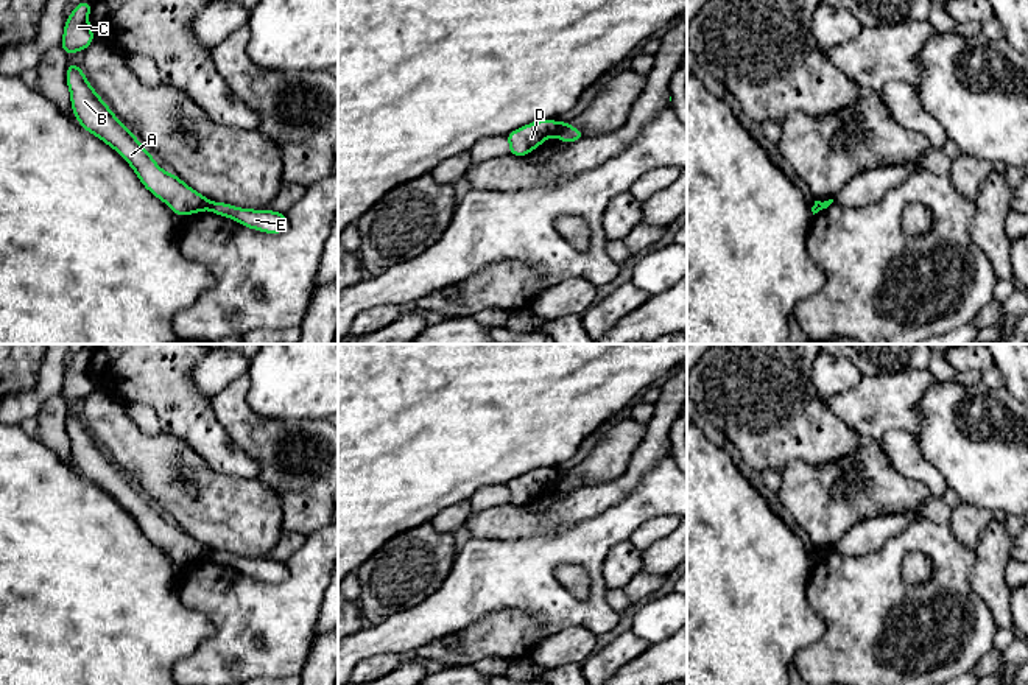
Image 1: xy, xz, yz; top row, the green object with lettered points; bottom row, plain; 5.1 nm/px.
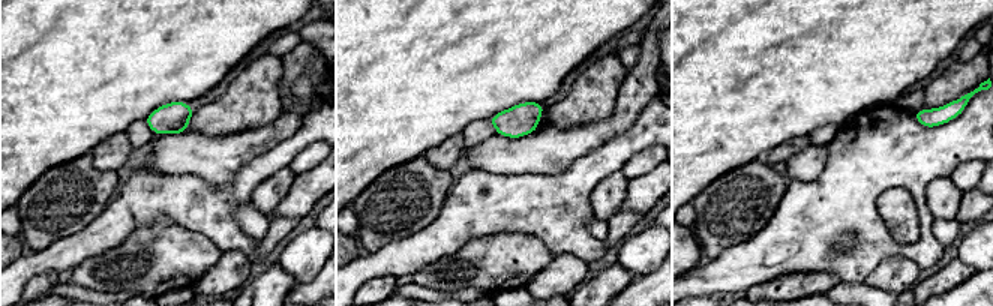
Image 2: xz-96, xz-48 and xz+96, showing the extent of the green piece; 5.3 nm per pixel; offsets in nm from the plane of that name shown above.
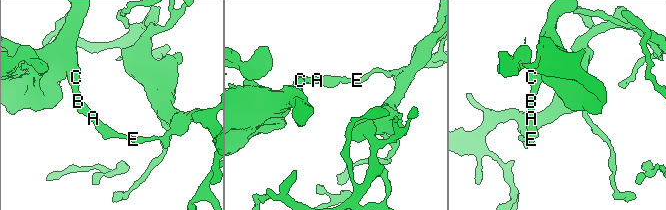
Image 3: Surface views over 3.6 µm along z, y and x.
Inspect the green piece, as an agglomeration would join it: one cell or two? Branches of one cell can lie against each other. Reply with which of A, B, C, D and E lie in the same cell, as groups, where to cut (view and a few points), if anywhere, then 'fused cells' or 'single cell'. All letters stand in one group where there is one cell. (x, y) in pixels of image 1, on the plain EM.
groups A B C D / E; cut xz (559, 472), (555, 483); fused cells

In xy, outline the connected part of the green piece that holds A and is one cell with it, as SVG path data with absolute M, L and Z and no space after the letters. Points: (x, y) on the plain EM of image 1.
M67 411L67 436L78 472L115 498L134 518L143 536L178 565L204 560L209 548L173 522L164 520L137 486L115 465L86 428L81 414Z

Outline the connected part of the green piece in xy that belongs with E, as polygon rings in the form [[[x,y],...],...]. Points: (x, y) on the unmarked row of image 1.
[[[209,551],[209,559],[215,564],[232,567],[245,576],[255,578],[265,582],[282,582],[288,576],[283,560],[240,557],[227,551]]]

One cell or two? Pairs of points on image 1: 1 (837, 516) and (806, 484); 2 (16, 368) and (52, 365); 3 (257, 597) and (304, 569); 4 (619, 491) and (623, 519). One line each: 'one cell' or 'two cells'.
1: one cell
2: two cells
3: one cell
4: two cells

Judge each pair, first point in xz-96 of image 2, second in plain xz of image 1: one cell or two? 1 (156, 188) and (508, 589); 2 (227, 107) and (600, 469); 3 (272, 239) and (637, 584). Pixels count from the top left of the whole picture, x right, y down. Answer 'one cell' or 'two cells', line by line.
1: one cell
2: one cell
3: one cell

